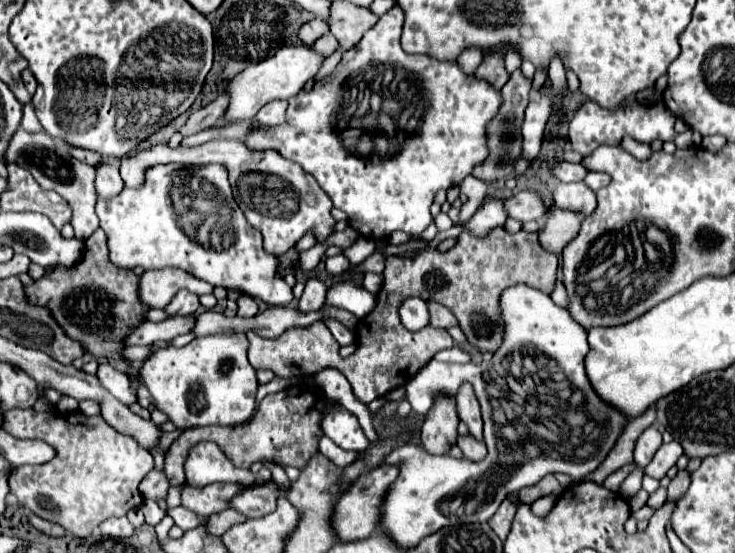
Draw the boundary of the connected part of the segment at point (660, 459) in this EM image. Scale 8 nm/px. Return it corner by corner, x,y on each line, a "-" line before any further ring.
676,441
662,445
662,447
658,449
658,453
654,455
652,463
646,467
646,473
652,477
664,477
668,469
676,465
676,461
680,459
682,453
684,453
684,451
682,451
682,447
680,447

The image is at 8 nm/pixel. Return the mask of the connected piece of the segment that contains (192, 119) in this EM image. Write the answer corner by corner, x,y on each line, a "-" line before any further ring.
222,93
210,105
206,105
206,107
202,107
198,111
192,111
186,125
180,129
180,133
184,137
188,137
188,135
194,135
194,133
198,133
202,129
214,127
220,121
220,117
226,113
226,107
228,107
228,99

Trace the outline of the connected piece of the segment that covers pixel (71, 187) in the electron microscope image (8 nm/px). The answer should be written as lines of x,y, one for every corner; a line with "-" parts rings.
18,129
14,133
14,139
10,139
10,149
6,149
4,163
6,165
18,163
18,165
26,167
26,171
32,173
32,177
38,181
38,185
42,185
44,189
52,189
52,191
60,193
70,203
70,207
74,211
70,223
74,227
78,241
86,241
98,229
98,217
94,213
94,205
96,205
94,177
96,177
96,171
92,165
74,159
64,143
50,139
50,135
46,135
46,131
28,133
24,129

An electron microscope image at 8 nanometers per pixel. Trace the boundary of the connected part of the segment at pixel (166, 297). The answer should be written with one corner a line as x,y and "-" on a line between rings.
176,267
146,271
140,277
140,299
152,309
164,309
180,289
188,289
196,295
212,293
210,283

